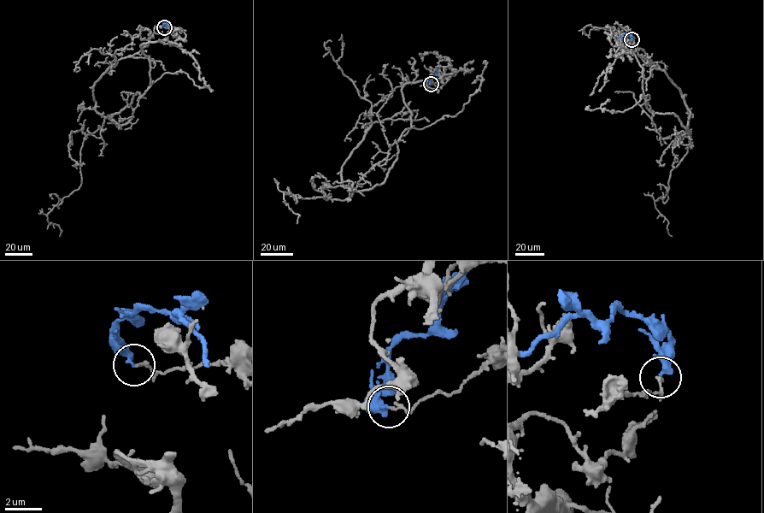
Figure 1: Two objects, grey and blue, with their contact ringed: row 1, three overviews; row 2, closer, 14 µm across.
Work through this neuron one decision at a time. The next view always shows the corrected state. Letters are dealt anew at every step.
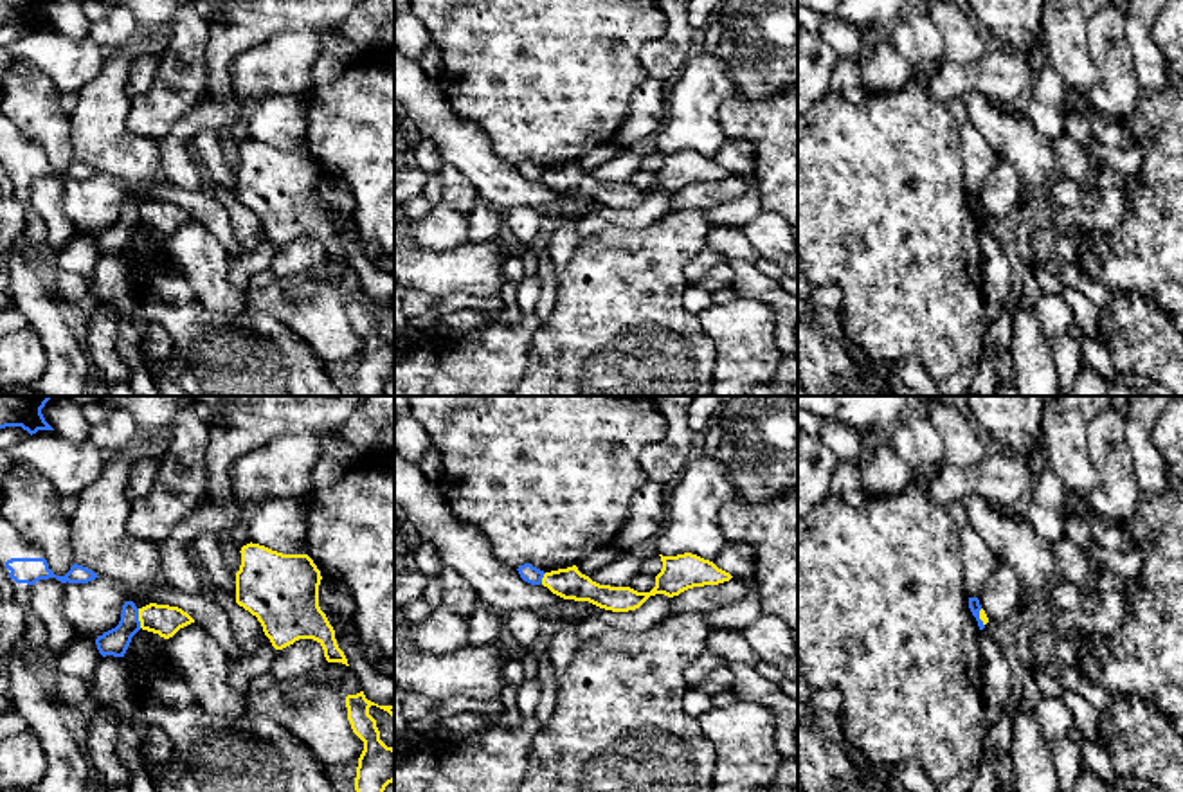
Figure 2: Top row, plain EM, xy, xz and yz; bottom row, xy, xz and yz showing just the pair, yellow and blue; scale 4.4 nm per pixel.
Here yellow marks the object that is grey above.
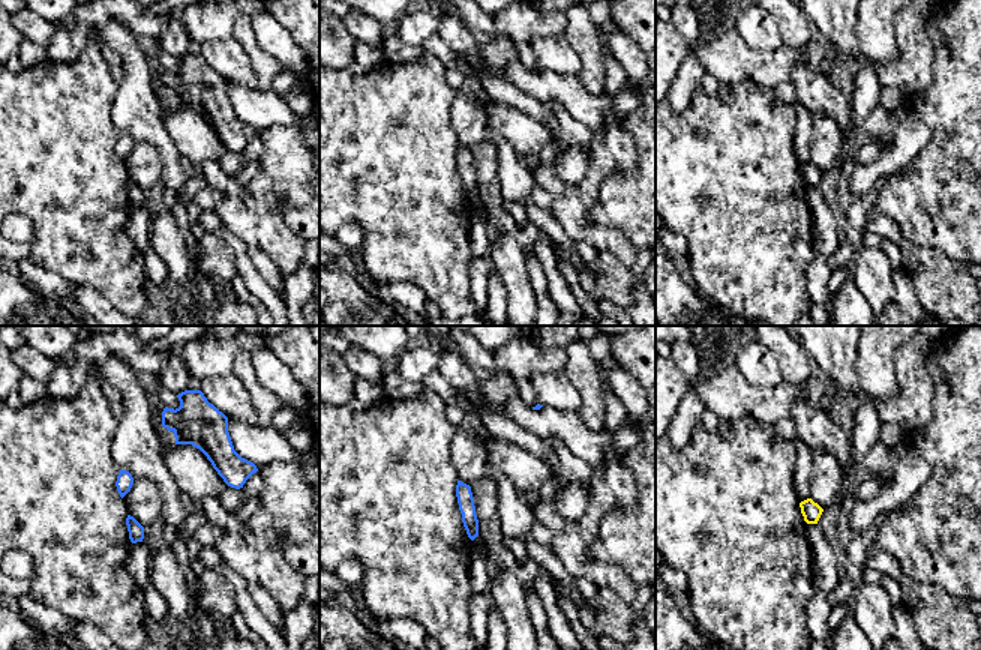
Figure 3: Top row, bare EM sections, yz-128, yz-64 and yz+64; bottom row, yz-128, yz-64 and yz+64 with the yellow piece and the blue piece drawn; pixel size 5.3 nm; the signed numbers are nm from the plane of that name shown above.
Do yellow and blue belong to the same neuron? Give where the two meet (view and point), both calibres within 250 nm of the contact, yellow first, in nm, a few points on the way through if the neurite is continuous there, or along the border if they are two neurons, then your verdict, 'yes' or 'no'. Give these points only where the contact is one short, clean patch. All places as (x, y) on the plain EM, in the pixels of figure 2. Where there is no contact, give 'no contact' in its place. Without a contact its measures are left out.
xy (139, 215) | 140/120 nm | along xy (137, 206), (141, 224) | no

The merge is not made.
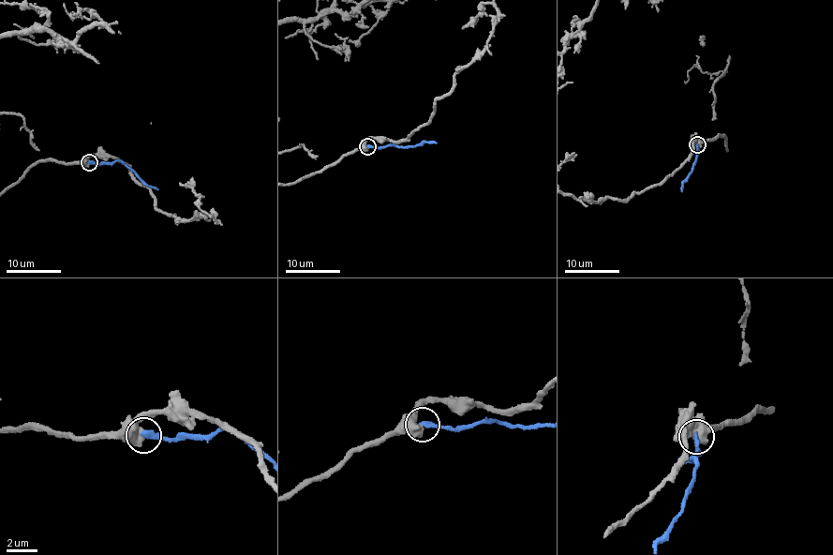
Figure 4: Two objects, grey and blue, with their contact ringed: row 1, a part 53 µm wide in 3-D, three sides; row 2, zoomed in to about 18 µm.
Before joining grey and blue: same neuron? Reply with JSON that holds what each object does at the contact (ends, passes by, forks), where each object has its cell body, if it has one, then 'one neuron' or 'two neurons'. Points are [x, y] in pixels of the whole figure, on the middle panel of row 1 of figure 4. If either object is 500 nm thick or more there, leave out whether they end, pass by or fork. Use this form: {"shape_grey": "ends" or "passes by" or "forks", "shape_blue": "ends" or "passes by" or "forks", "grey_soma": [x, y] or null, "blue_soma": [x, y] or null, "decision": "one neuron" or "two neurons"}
{"grey_soma": null, "blue_soma": null, "decision": "two neurons"}

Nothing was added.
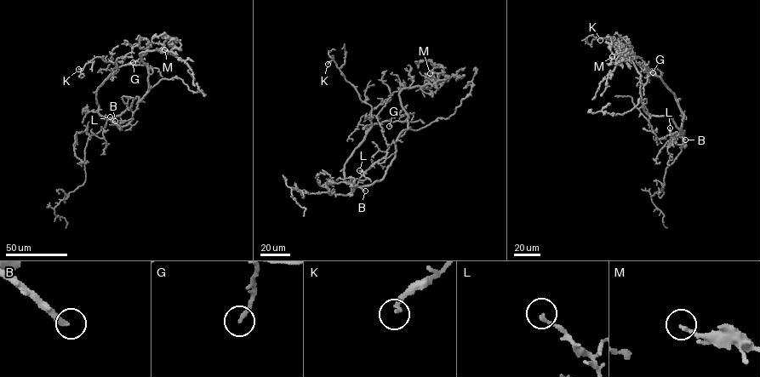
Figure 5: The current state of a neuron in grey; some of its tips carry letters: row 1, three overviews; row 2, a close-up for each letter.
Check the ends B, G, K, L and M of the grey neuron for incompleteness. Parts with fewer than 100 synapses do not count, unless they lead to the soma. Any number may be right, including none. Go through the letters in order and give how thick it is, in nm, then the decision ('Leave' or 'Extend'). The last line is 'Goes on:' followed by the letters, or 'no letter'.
B: Thickness 280 nm. Extend
G: Thickness 200 nm. Leave
K: Thickness 170 nm. Leave
L: Thickness 180 nm. Leave
M: Thickness 170 nm. Leave
Goes on: B

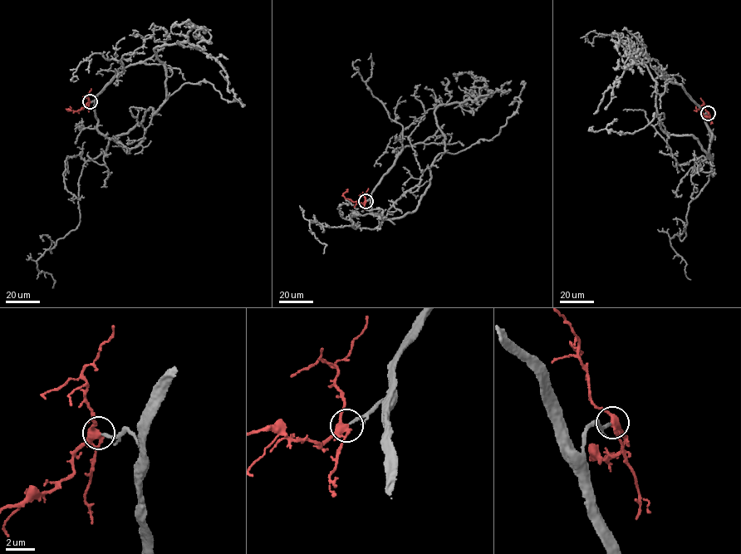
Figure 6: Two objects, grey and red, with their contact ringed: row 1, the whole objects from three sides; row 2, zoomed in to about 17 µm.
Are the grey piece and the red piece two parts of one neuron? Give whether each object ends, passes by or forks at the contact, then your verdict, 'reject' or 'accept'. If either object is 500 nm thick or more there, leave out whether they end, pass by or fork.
grey ends | red passes by | accept

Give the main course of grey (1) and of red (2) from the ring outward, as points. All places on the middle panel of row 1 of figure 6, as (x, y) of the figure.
1: (365, 201), (383, 218), (413, 212), (444, 151), (434, 110), (511, 80)
2: (365, 201), (362, 203), (345, 198), (343, 194), (346, 189)

